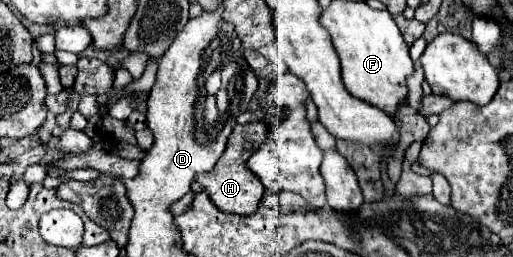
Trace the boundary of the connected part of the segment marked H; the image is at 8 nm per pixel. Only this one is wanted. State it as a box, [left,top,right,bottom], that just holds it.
[196,120,268,216]

